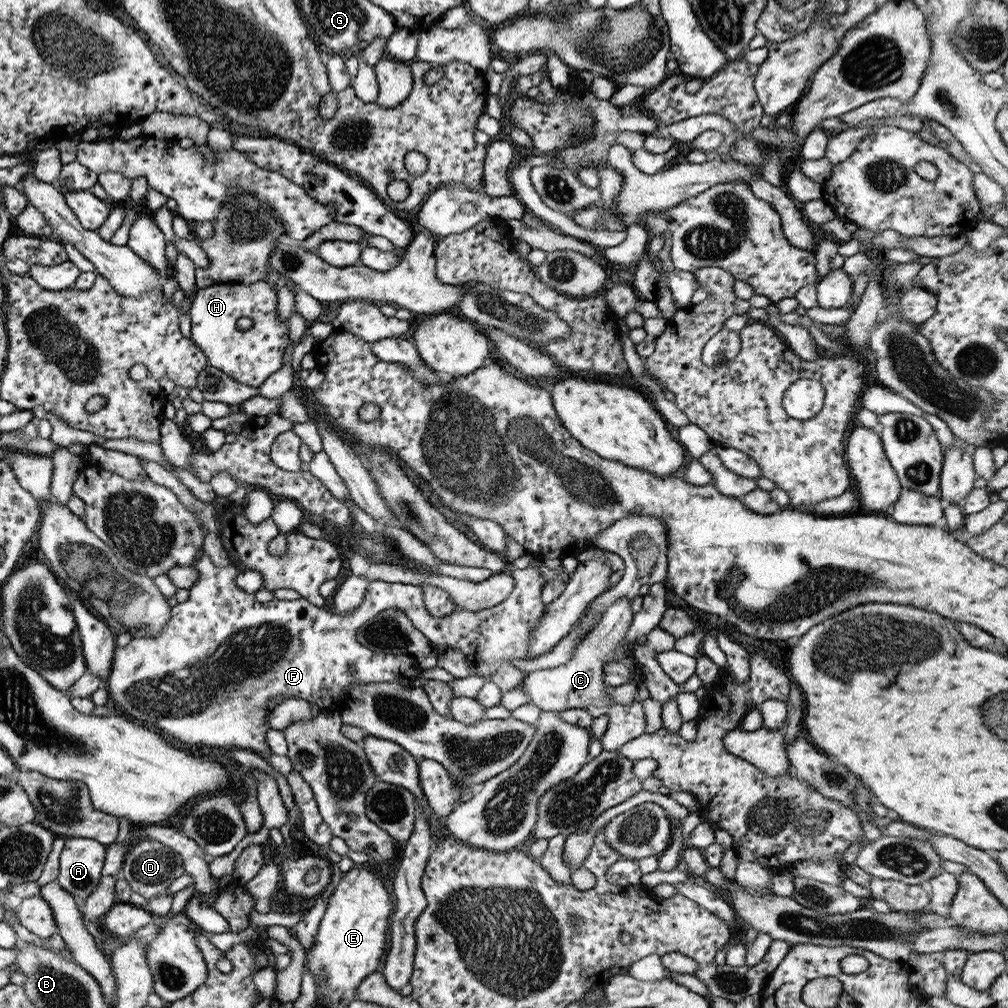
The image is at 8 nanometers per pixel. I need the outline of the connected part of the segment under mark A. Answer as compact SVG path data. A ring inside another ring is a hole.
M65 838L58 858L57 884L68 892L78 906L85 902L87 895L95 889L99 883L101 867L104 863L106 845L91 838Z

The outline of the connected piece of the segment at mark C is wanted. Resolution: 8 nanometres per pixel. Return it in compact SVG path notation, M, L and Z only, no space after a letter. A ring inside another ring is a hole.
M617 598L611 603L601 614L600 620L590 633L575 647L569 662L553 668L535 670L523 677L519 688L528 695L531 704L541 711L551 712L581 709L585 705L604 706L607 704L611 706L615 704L604 697L604 691L609 686L603 685L603 664L609 662L613 651L621 649L621 639L632 618L629 604L631 604L629 598Z

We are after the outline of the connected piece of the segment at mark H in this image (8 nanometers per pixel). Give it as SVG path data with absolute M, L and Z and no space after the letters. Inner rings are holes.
M259 281L248 285L239 283L215 283L211 286L196 289L194 299L189 306L191 342L196 344L205 356L207 365L221 370L235 382L258 388L269 374L277 372L283 363L283 354L289 348L287 324L277 315L275 291L267 282ZM239 318L249 318L251 327L240 330L235 324Z

